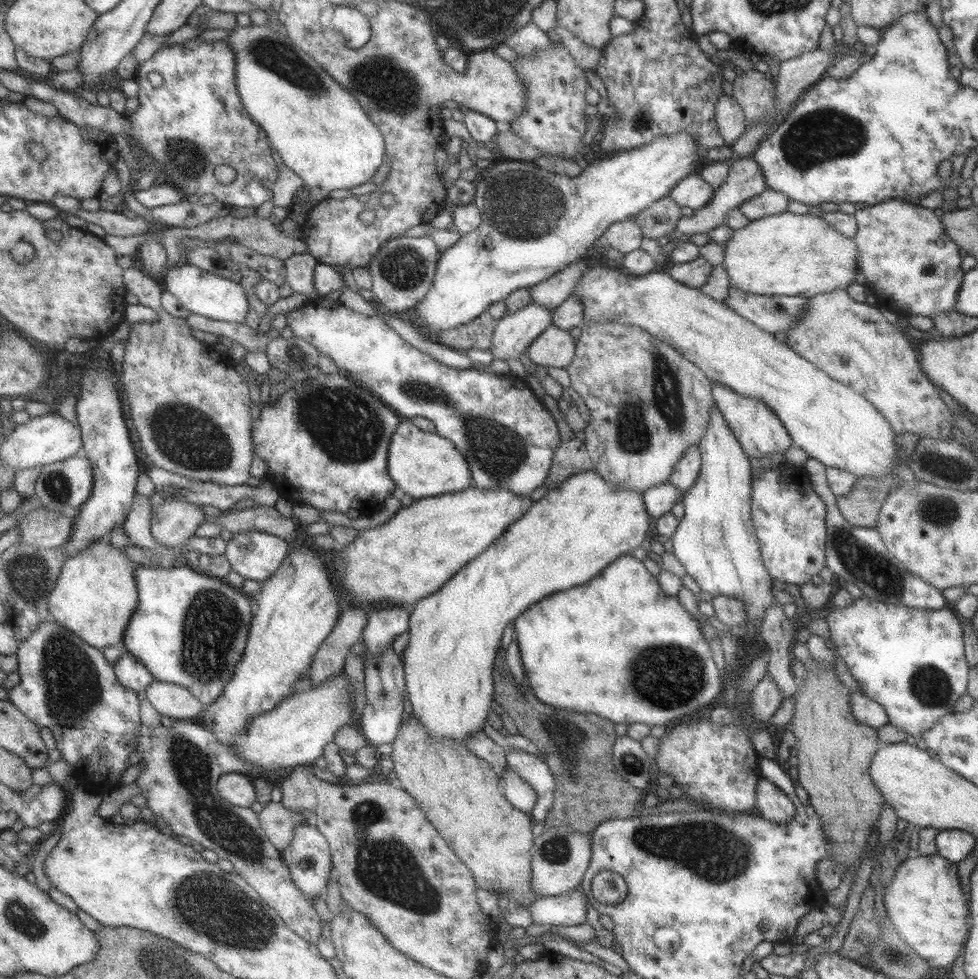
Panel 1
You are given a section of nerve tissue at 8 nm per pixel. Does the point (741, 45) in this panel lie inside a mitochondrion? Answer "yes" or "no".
no

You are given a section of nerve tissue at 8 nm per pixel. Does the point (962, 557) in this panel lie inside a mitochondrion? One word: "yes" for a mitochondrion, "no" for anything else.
no

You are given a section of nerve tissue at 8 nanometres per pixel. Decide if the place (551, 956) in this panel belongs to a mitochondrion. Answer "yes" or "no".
no

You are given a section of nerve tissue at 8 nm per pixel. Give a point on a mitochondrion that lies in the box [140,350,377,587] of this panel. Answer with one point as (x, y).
(187, 438)

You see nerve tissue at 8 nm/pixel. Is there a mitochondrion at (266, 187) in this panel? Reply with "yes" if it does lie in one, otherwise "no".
no

